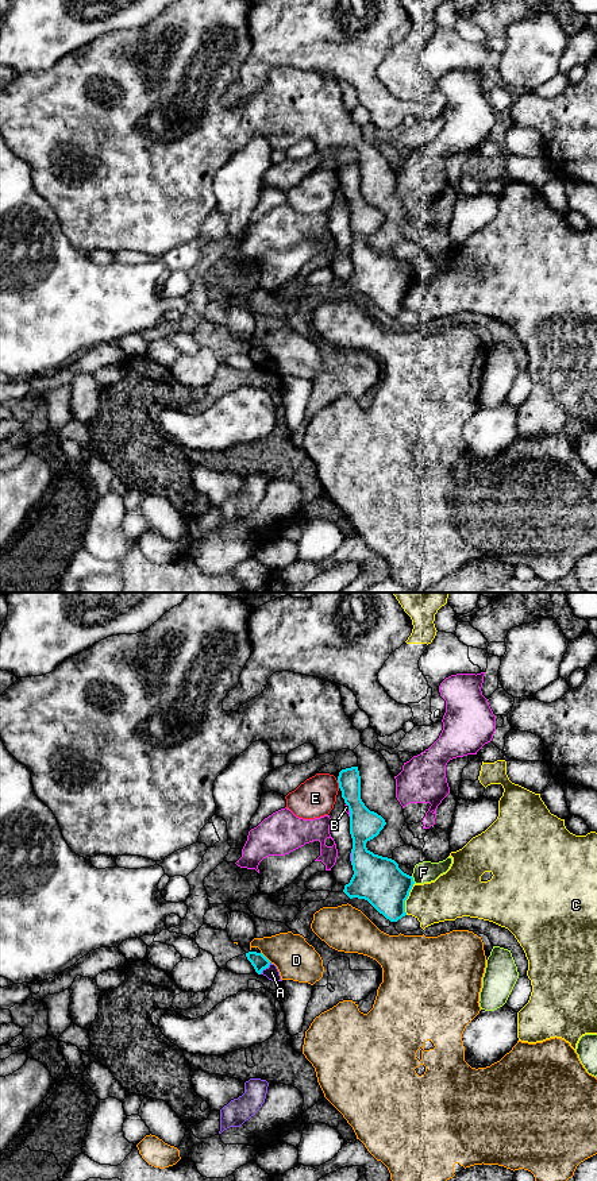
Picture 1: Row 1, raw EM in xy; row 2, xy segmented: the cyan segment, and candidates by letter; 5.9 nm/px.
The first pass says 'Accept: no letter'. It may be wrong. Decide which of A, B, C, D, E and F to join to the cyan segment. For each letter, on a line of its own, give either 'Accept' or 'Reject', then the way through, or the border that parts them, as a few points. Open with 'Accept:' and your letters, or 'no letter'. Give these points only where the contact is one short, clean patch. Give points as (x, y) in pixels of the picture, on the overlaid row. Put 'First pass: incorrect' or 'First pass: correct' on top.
First pass: correct
Accept: no letter
A: Reject. Boundary: xy (270, 963), (260, 973)
B: Reject
C: Reject
D: Reject. Boundary: xy (261, 952), (270, 961)
E: Reject. Boundary: xy (336, 780), (339, 787)
F: Reject

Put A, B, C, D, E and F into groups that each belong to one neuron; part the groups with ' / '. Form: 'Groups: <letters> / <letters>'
Groups: A / B / C / D / E / F

